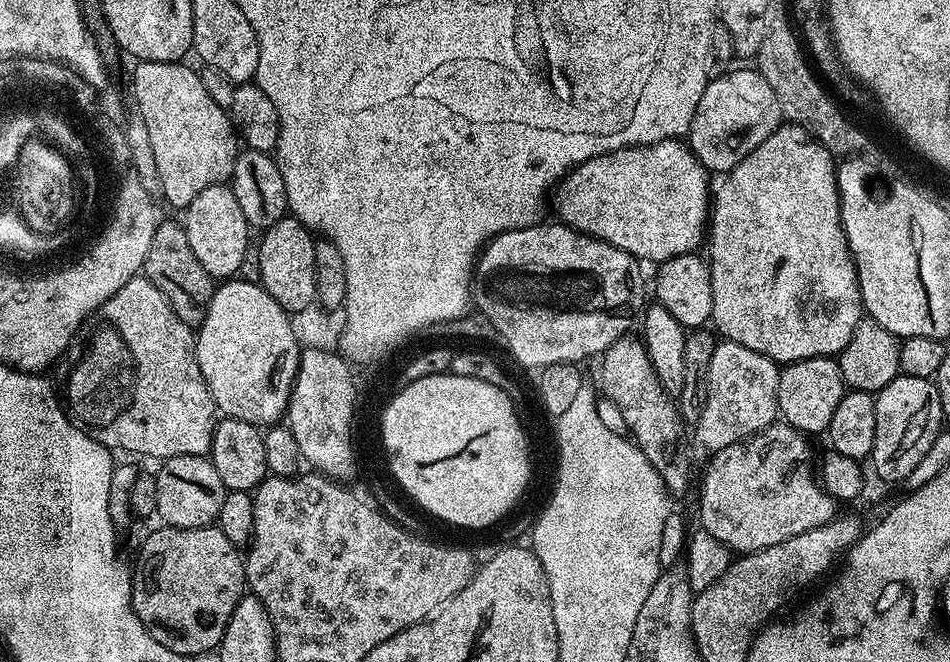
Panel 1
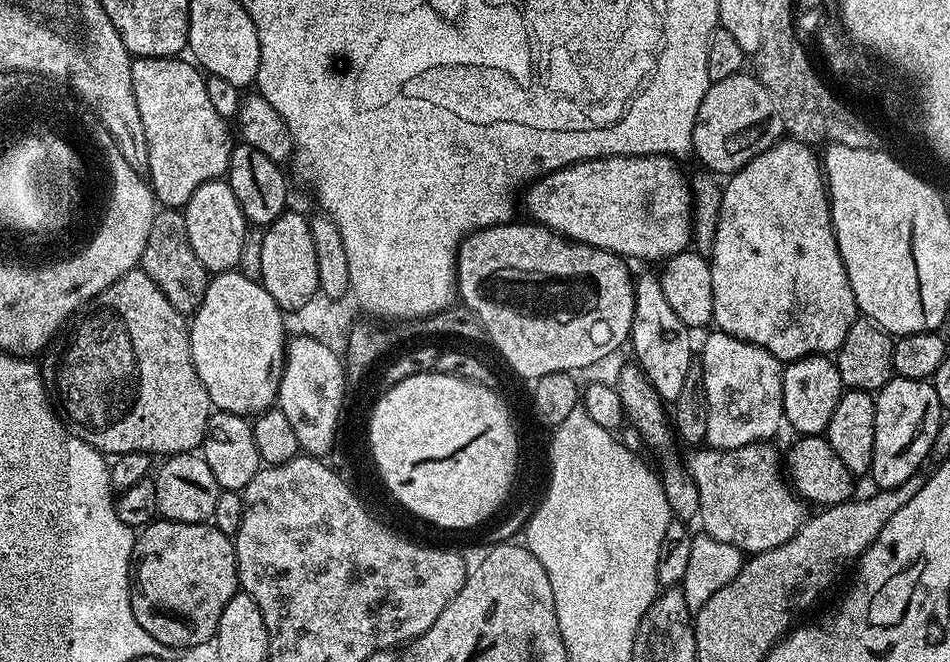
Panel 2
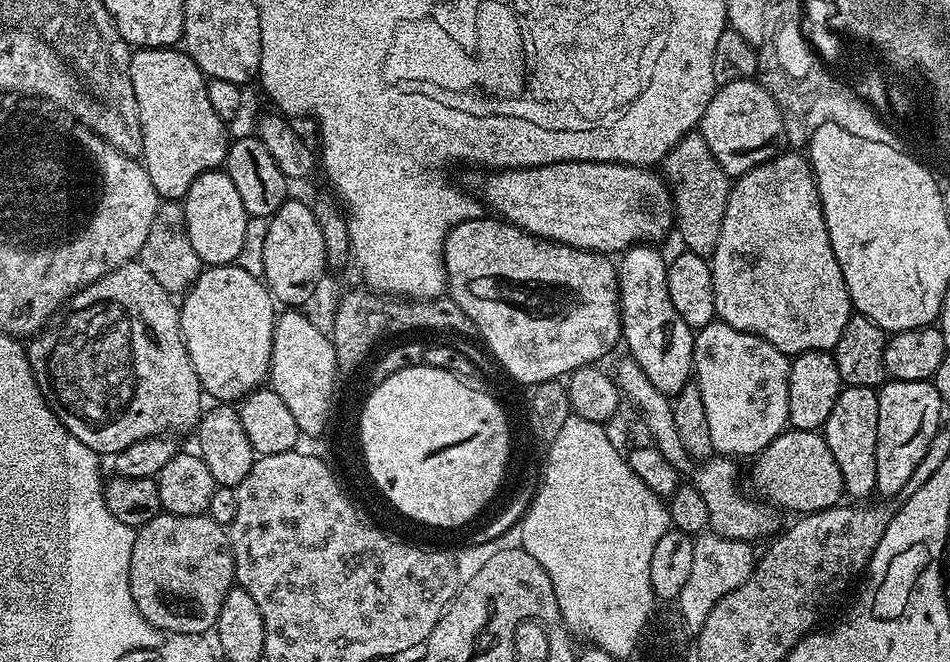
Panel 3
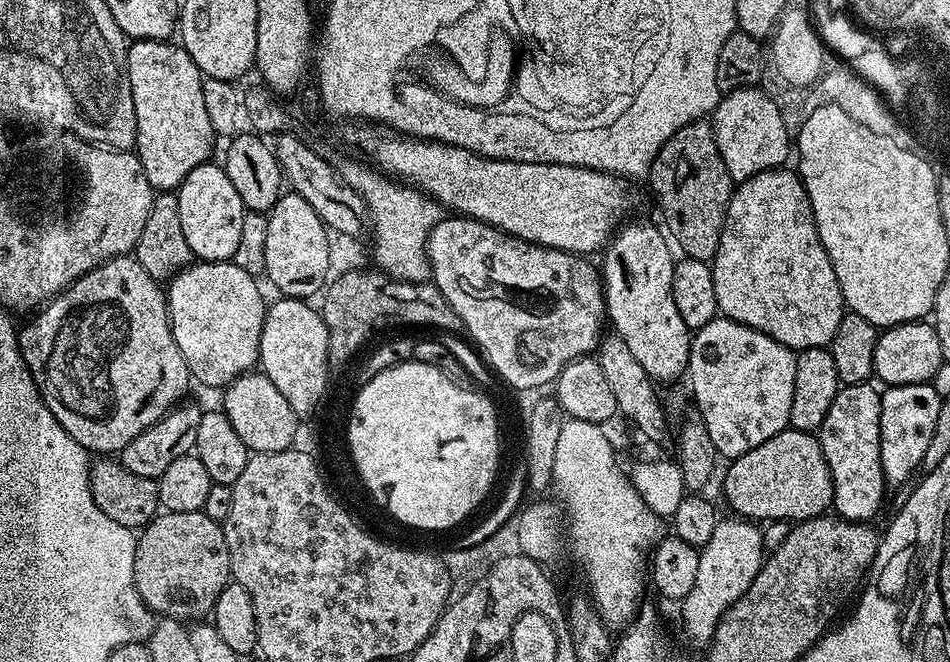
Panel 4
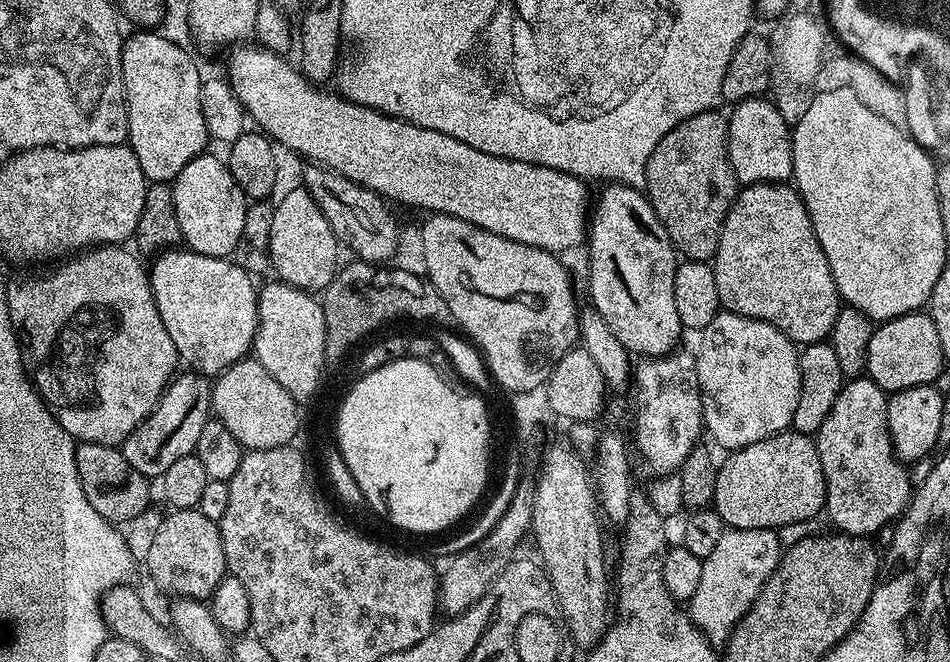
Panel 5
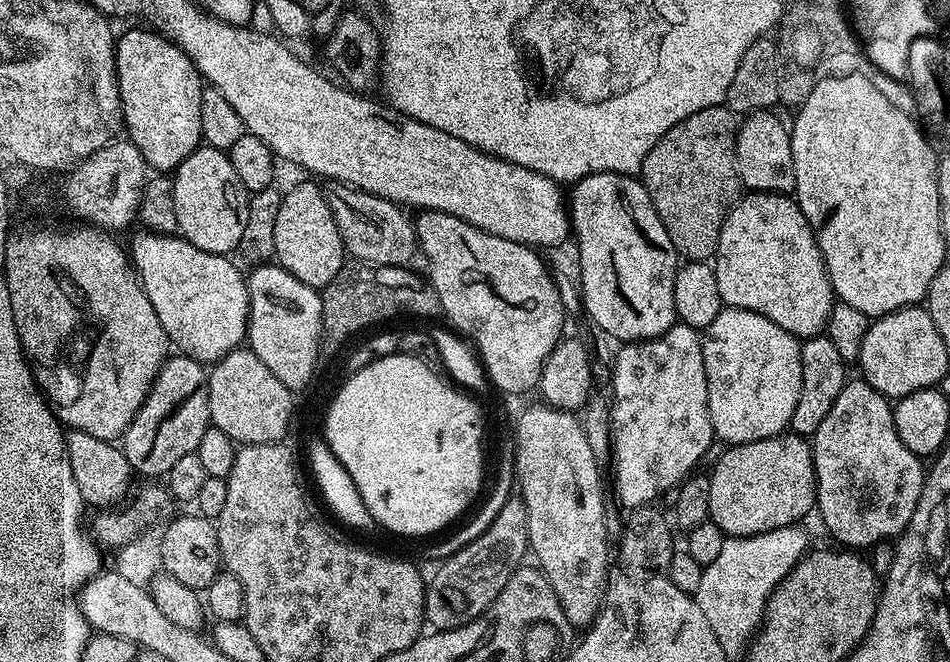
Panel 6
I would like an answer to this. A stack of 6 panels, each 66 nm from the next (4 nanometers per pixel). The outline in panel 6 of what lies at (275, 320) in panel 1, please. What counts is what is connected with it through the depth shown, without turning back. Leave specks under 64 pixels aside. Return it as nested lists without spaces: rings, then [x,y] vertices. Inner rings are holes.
[[[140,230],[132,240],[132,248],[130,244],[130,259],[146,298],[150,298],[150,306],[154,306],[154,314],[158,314],[158,322],[162,322],[162,330],[166,330],[169,341],[175,347],[177,344],[183,355],[208,366],[245,343],[248,334],[248,282],[245,273],[240,273],[228,261],[231,259],[227,255],[198,250],[198,246],[179,234]]]

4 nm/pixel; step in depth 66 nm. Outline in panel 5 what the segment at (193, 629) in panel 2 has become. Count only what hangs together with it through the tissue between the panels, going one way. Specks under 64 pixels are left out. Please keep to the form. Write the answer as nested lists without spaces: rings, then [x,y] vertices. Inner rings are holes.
[[[196,507],[178,508],[163,517],[146,562],[147,575],[155,579],[164,592],[186,600],[207,601],[228,572],[220,526],[210,522],[210,518],[204,517]]]

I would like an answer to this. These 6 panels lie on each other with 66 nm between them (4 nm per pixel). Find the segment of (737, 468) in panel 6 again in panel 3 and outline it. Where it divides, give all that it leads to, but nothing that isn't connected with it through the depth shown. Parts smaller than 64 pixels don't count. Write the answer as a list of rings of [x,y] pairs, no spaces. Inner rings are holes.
[[[785,430],[774,437],[755,457],[752,468],[752,484],[767,503],[785,513],[807,514],[835,508],[845,499],[842,470],[830,454],[823,435],[819,431],[801,432]]]

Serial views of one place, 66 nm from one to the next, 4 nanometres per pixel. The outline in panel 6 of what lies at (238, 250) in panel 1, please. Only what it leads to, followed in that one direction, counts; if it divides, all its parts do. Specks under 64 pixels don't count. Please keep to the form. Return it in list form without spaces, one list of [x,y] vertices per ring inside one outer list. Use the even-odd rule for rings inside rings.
[[[209,146],[194,149],[174,169],[172,197],[174,198],[174,214],[178,214],[178,232],[185,240],[189,240],[194,246],[198,246],[198,250],[203,252],[232,254],[239,249],[242,229],[246,226],[250,193],[242,186],[238,174],[234,174],[234,166],[230,162],[227,151]]]

